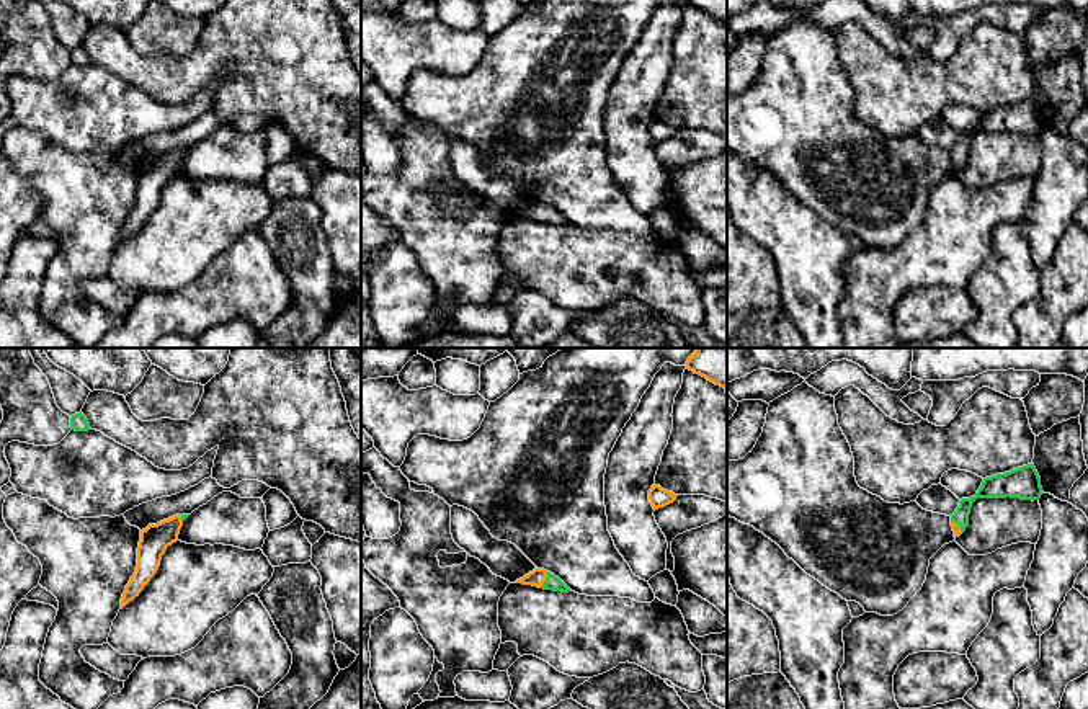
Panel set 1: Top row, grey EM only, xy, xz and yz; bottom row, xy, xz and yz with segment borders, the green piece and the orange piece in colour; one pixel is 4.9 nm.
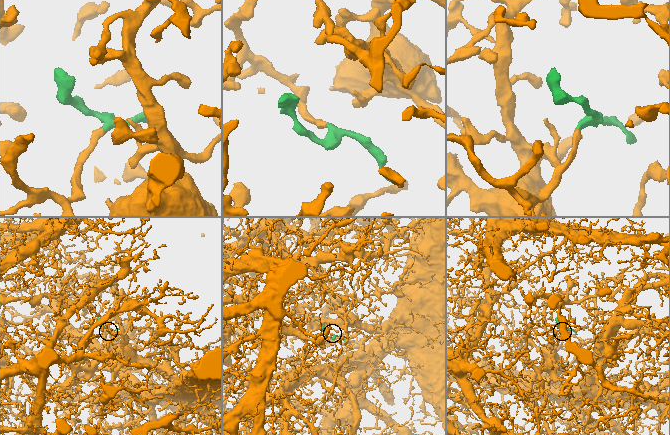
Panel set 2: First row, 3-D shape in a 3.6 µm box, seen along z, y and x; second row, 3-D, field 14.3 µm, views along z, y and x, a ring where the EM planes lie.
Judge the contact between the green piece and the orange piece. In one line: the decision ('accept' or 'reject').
accept

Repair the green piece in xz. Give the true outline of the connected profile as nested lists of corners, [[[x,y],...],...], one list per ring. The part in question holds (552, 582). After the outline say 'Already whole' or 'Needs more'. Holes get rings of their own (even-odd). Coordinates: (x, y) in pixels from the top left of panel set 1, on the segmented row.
[[[534,569],[523,578],[516,580],[516,583],[533,585],[537,588],[554,590],[554,591],[562,591],[562,593],[570,591],[570,588],[559,577],[555,577],[554,573],[544,569]]]. Needs more

